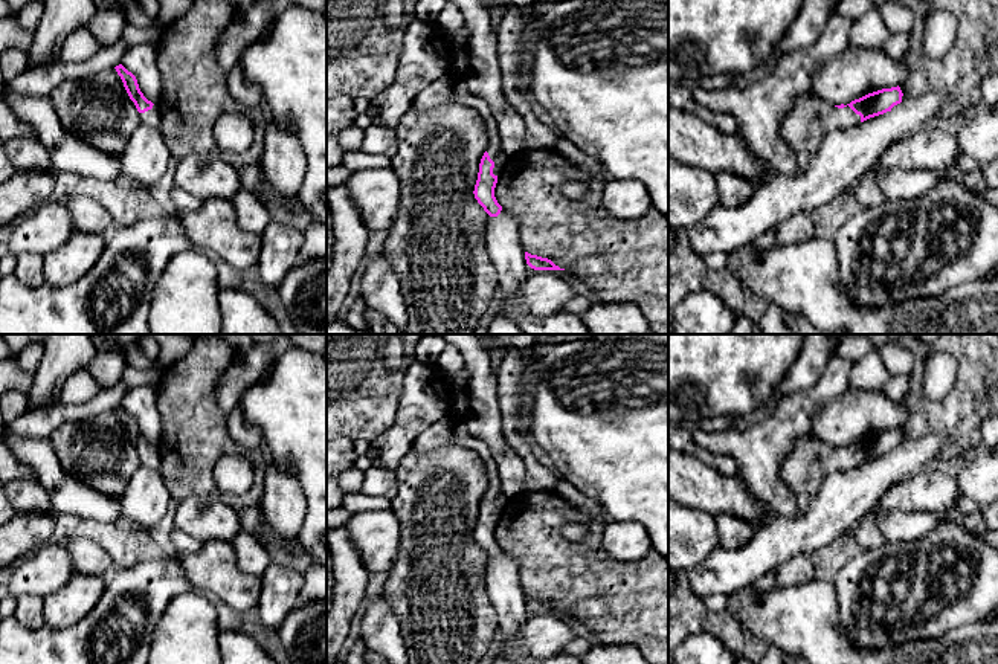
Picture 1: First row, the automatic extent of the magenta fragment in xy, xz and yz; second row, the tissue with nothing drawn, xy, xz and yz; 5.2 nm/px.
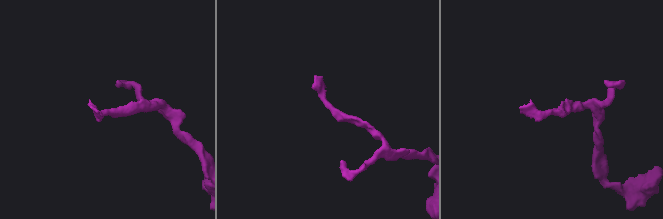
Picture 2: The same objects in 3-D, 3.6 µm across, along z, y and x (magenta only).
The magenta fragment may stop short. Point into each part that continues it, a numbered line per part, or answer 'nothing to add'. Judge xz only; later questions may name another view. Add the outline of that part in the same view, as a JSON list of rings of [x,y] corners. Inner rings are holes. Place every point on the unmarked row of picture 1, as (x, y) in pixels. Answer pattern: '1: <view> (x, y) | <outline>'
1: xz (450, 431) | [[[450,414],[433,423],[415,438],[412,449],[426,452],[449,446],[465,447],[482,458],[488,478],[487,495],[494,504],[493,516],[499,517],[502,508],[497,505],[497,499],[505,495],[501,488],[497,464],[493,459],[488,446],[470,434],[464,417],[455,417]]]

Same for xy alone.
1: xy (151, 460) | [[[156,446],[153,447],[151,452],[140,455],[140,466],[143,466],[146,469],[160,472],[160,464],[162,464],[162,459],[160,459],[160,455],[159,455]]]

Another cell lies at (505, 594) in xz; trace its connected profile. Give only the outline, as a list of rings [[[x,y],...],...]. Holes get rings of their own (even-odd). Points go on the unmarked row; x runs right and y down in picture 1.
[[[502,551],[497,559],[487,559],[485,586],[497,615],[497,632],[513,641],[528,621],[525,592],[519,580],[519,563]]]

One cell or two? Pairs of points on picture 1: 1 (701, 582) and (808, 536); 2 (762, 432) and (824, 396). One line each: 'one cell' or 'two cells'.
1: one cell
2: one cell

